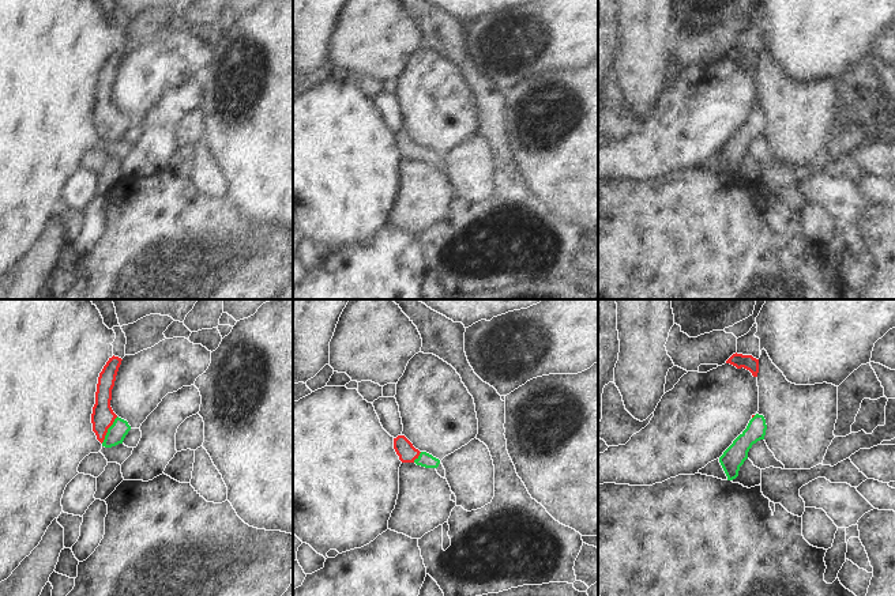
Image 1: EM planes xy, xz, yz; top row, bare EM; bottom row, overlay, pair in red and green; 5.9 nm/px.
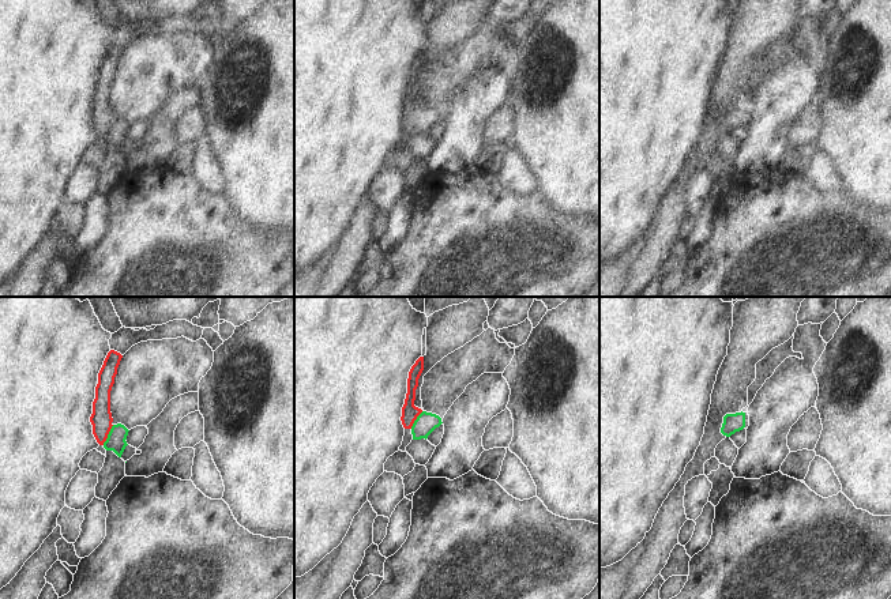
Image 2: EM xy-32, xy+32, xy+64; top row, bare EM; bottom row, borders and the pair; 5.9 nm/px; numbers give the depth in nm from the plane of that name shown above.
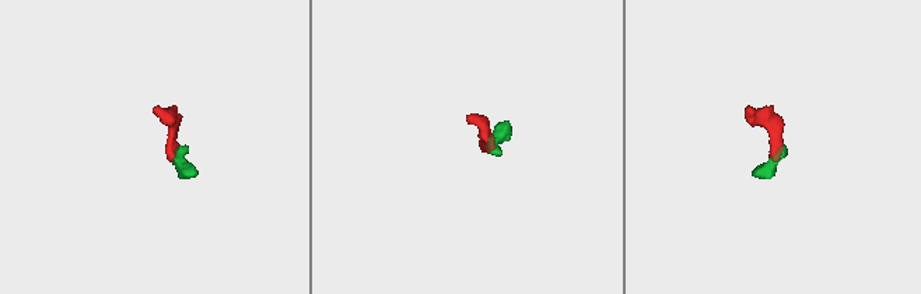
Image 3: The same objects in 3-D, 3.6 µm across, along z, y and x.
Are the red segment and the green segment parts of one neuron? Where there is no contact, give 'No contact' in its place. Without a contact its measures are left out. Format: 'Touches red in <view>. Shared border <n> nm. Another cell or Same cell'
Touches red in xy. Shared border 190 nm. Same cell.

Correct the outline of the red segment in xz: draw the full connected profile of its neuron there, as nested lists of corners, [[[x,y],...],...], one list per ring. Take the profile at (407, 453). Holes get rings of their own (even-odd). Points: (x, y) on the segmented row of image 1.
[[[405,435],[394,438],[394,449],[402,463],[415,463],[425,468],[435,468],[445,479],[445,469],[440,460],[426,452],[415,449]]]

